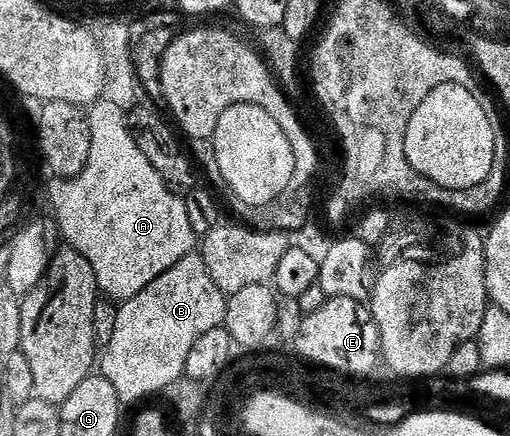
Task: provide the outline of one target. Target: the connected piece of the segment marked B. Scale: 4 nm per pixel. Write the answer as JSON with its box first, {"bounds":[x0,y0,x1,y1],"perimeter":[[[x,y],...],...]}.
{"bounds":[100,253,227,404],"perimeter":[[[201,253],[189,254],[184,256],[184,260],[167,266],[164,276],[151,277],[139,290],[142,291],[135,298],[128,299],[119,308],[118,315],[114,318],[110,343],[106,346],[106,355],[103,358],[101,355],[100,358],[101,377],[107,378],[112,388],[116,388],[116,396],[122,404],[138,402],[149,394],[161,395],[168,384],[185,375],[192,344],[196,344],[196,340],[200,340],[204,332],[217,330],[226,321],[227,295],[216,288],[212,276],[208,276],[208,268]]]}

